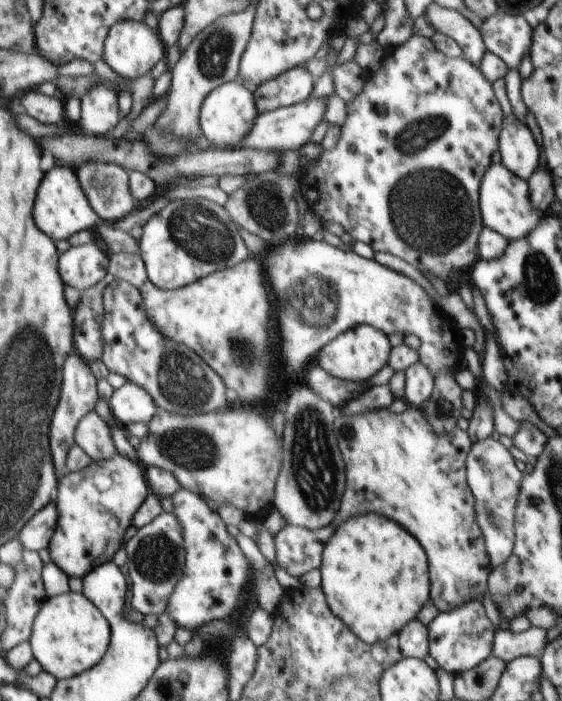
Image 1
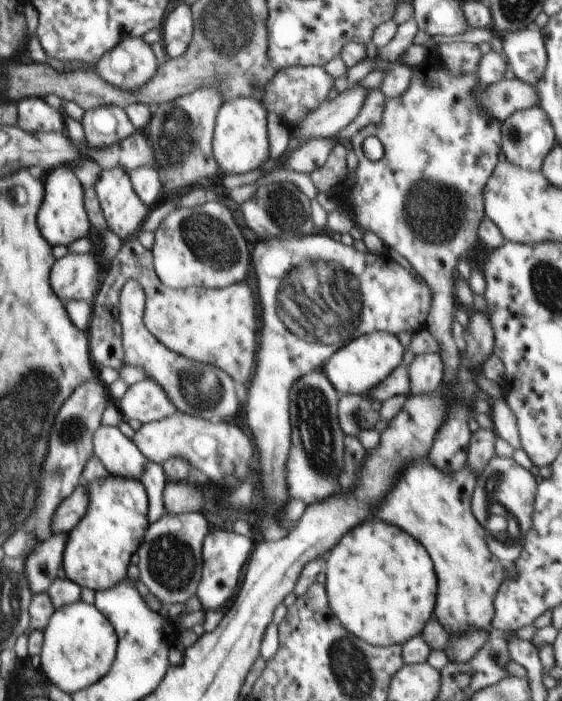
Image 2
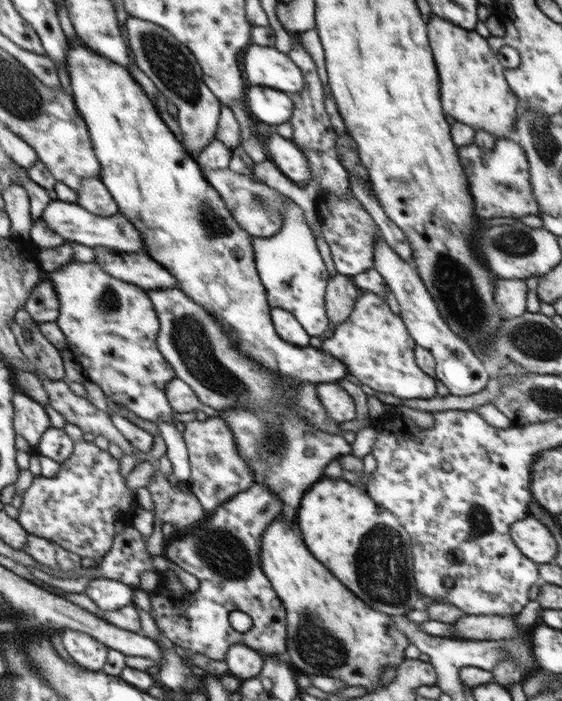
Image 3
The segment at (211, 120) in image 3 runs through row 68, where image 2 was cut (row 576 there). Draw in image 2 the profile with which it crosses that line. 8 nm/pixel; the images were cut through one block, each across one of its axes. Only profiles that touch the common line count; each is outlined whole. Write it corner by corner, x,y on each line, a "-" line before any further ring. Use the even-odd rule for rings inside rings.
200,512
166,514
149,524
134,556
140,571
139,580
161,604
185,604
196,595
202,573
202,542
211,530

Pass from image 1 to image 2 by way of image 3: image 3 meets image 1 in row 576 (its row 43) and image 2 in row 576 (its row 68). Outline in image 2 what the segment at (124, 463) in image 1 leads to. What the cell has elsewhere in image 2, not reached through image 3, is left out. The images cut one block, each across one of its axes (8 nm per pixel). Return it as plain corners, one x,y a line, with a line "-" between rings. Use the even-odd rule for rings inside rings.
109,475
83,483
88,487
88,511
68,532
62,567
78,586
104,591
127,579
130,560
148,530
149,499
144,484
136,478

